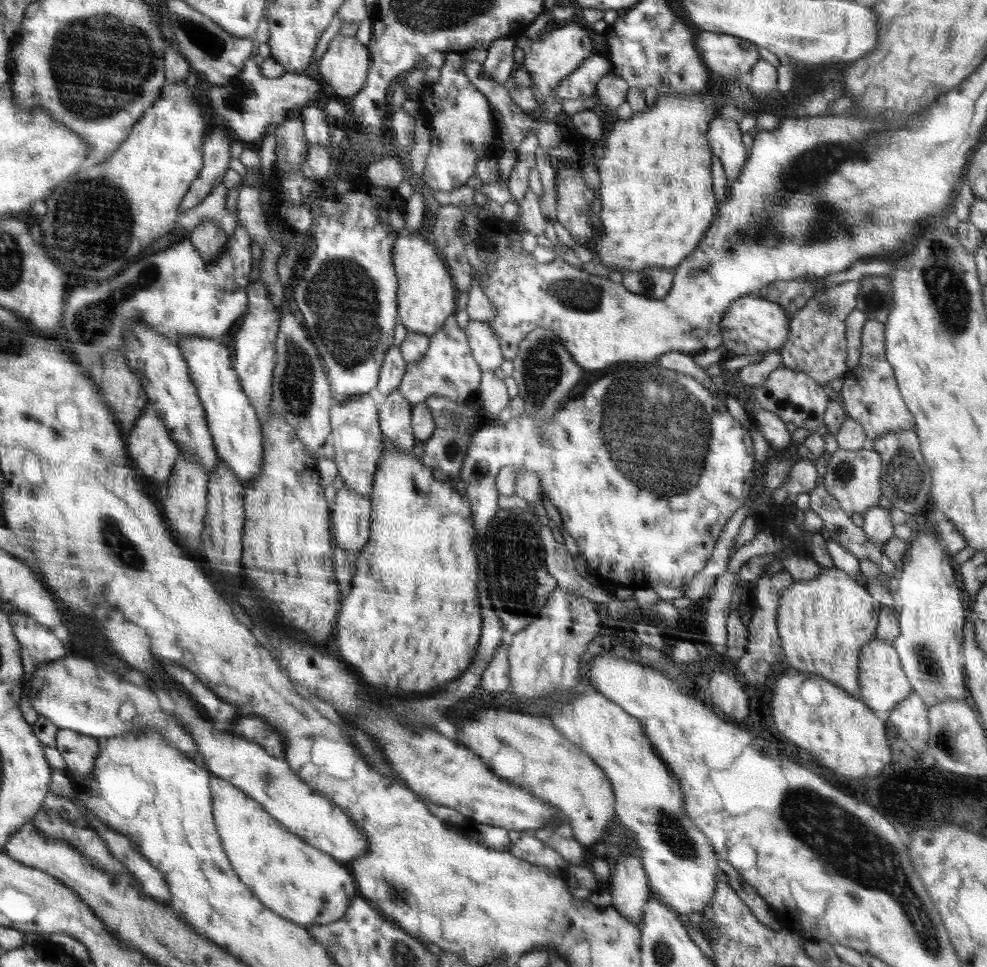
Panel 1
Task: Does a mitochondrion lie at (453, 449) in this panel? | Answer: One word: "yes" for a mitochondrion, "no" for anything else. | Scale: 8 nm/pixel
yes

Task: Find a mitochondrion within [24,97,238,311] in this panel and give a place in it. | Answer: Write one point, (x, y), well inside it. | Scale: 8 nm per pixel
(101, 219)

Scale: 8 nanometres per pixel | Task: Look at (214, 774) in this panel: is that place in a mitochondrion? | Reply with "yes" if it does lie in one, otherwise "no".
no

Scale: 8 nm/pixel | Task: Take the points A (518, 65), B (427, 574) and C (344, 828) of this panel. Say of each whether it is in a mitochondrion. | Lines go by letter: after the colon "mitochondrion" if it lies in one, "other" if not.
A: other
B: other
C: other

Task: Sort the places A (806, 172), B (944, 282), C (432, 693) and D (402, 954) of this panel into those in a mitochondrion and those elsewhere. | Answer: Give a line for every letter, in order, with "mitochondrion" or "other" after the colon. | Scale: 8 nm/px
A: mitochondrion
B: mitochondrion
C: other
D: mitochondrion

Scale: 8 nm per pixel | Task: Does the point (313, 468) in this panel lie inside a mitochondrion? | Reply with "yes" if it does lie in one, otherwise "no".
no

